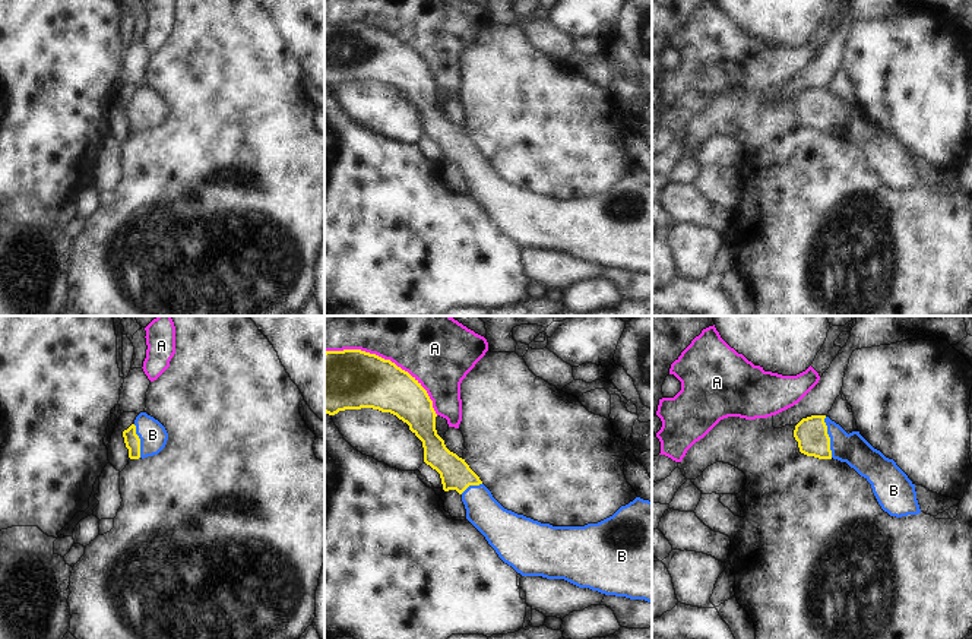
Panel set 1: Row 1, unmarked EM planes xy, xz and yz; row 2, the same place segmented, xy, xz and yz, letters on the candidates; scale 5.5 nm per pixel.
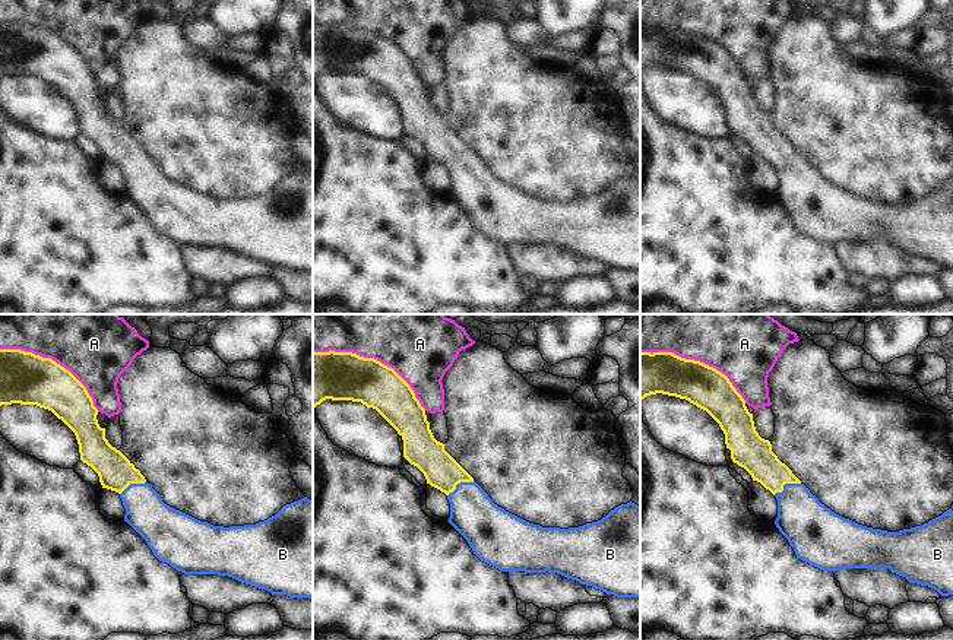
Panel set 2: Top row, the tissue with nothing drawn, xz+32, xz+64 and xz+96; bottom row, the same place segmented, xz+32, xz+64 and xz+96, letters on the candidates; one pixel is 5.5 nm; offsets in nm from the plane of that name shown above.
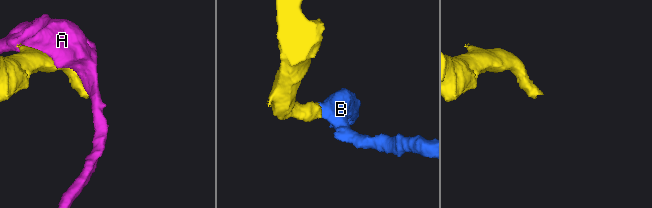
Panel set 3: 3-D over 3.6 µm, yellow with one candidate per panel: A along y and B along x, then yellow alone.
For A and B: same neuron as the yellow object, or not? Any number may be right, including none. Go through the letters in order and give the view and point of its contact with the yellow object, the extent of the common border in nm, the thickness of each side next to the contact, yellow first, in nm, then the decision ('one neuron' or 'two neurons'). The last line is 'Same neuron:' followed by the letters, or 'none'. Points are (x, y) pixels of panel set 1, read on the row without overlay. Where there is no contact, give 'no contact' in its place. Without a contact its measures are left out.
A: contact xz (388, 32); length 700 nm; calibres 340 and 320 nm; two neurons
B: contact yz (829, 110); length 220 nm; calibres 180 and 170 nm; one neuron
Same neuron: B

